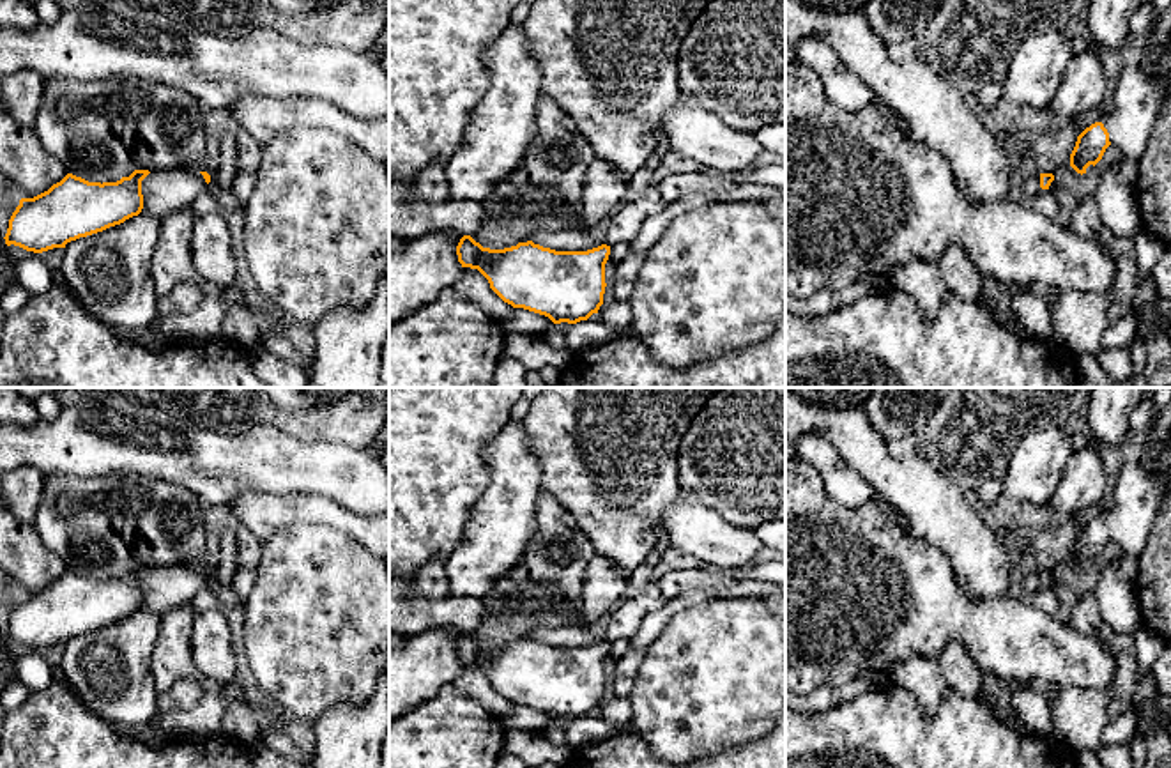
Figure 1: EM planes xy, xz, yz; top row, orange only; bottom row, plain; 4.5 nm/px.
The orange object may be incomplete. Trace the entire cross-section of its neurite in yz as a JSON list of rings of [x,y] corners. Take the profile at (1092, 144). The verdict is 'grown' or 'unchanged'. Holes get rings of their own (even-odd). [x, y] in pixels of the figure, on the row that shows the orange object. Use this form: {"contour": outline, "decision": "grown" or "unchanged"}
{"contour": [[[1139,64],[1127,65],[1113,85],[1102,119],[1077,136],[1070,166],[1086,173],[1109,145],[1118,147],[1123,157],[1139,161],[1169,97],[1171,88],[1160,83],[1155,69],[1146,73]]], "decision": "grown"}

